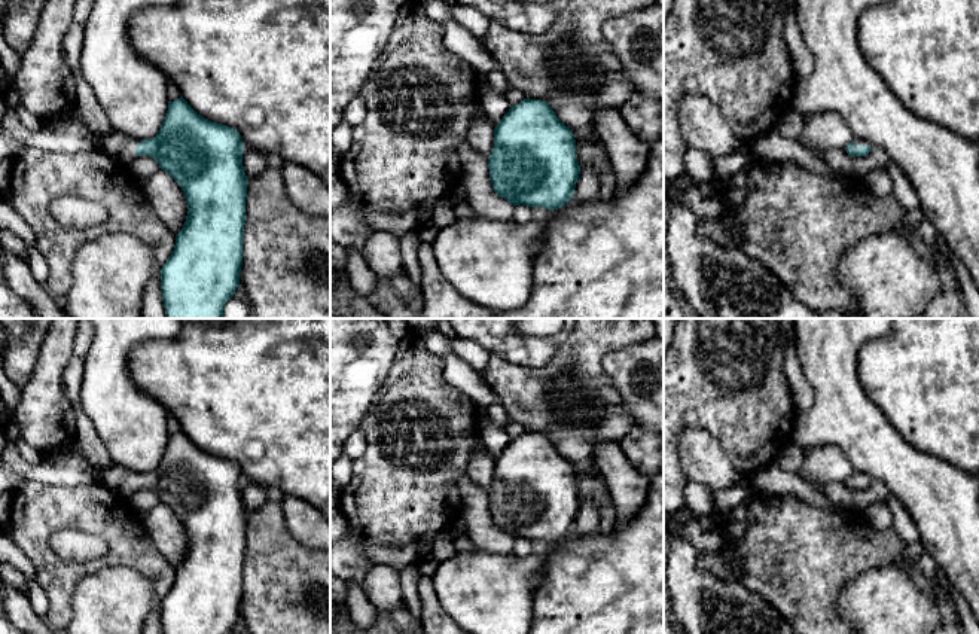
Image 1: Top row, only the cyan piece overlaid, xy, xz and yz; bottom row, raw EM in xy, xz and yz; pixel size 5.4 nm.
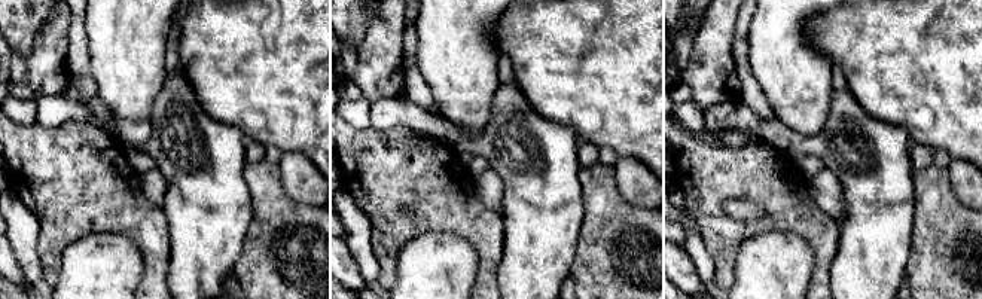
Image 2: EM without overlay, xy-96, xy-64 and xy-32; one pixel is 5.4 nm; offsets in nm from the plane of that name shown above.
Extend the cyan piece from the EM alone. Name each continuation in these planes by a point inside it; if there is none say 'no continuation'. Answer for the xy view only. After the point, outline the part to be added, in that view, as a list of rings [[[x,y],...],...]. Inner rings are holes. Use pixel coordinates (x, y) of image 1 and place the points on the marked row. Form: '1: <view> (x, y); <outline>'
1: xy (121, 146); [[[112,128],[109,132],[97,137],[101,141],[103,150],[121,164],[129,167],[137,158],[135,147],[141,144],[138,138],[122,134]]]

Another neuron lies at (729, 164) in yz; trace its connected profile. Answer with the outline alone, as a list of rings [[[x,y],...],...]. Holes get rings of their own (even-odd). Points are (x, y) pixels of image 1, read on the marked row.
[[[742,143],[742,146],[735,149],[732,153],[713,158],[714,174],[719,177],[732,176],[744,170],[751,158],[750,143]]]

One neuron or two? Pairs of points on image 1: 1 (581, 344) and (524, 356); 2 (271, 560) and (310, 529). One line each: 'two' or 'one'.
1: two
2: two

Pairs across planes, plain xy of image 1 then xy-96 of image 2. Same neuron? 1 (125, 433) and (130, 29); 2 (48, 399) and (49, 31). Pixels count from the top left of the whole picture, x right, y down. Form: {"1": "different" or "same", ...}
{"1": "same", "2": "same"}

